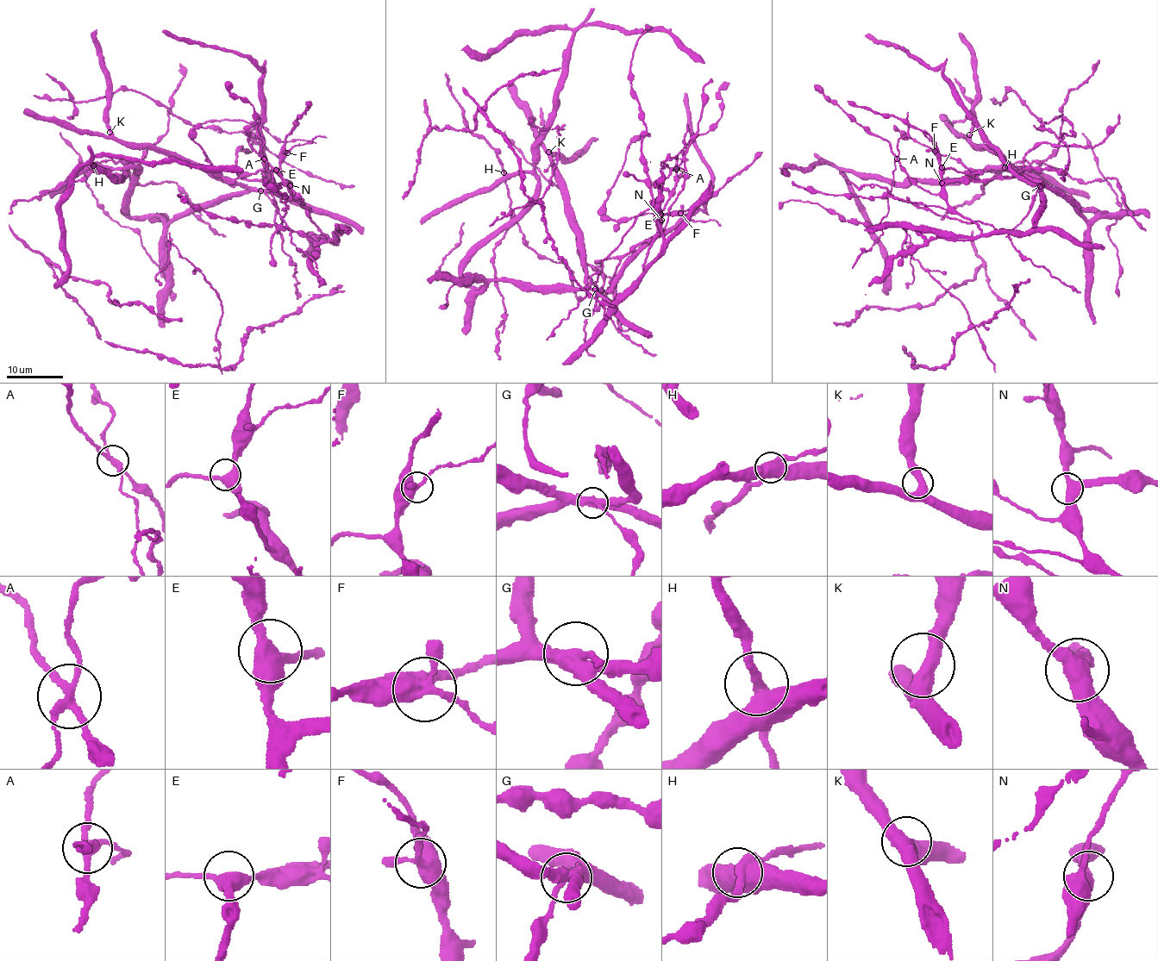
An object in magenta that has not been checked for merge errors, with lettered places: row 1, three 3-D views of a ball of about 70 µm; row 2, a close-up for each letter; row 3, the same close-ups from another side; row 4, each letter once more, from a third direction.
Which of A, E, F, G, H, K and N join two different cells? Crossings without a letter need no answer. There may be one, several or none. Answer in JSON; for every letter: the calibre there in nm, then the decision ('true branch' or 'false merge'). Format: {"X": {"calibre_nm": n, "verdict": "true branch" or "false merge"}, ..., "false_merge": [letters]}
{"A": {"calibre_nm": 240, "verdict": "false merge"}, "E": {"calibre_nm": 400, "verdict": "true branch"}, "F": {"calibre_nm": 380, "verdict": "false merge"}, "G": {"calibre_nm": 400, "verdict": "false merge"}, "H": {"calibre_nm": 360, "verdict": "true branch"}, "K": {"calibre_nm": 400, "verdict": "true branch"}, "N": {"calibre_nm": 400, "verdict": "true branch"}, "false_merge": ["A", "F", "G"]}

